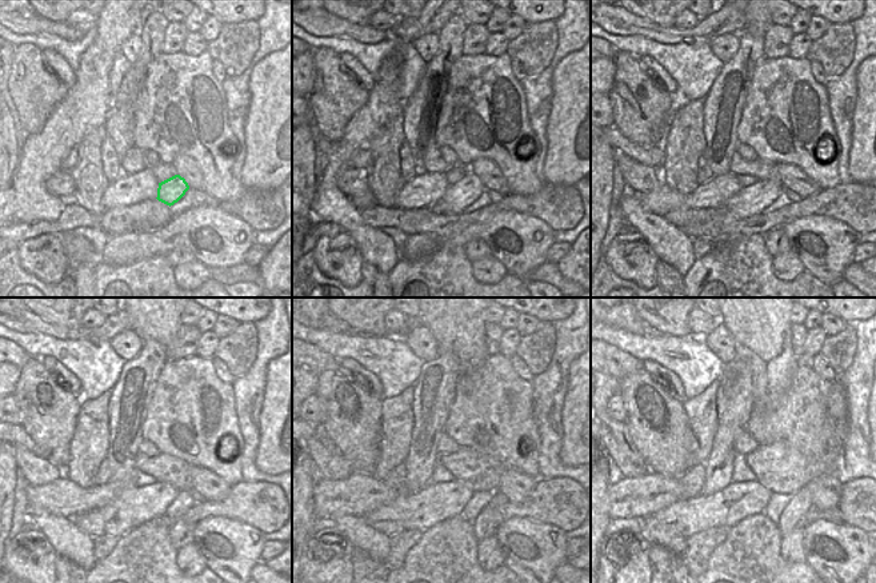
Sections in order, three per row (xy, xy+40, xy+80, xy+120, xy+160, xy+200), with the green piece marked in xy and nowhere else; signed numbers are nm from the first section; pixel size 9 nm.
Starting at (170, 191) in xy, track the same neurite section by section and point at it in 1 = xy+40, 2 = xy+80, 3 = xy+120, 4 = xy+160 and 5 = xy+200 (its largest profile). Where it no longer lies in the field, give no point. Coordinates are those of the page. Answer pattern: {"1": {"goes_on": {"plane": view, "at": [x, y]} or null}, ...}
{"1": {"goes_on": {"plane": "xy+40", "at": [458, 198]}}, "2": {"goes_on": {"plane": "xy+80", "at": [751, 200]}}, "3": {"goes_on": {"plane": "xy+120", "at": [134, 506]}}, "4": {"goes_on": {"plane": "xy+160", "at": [438, 502]}}, "5": {"goes_on": {"plane": "xy+200", "at": [734, 503]}}}

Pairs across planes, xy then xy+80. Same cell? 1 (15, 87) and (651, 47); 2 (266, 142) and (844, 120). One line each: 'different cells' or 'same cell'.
1: different cells
2: different cells

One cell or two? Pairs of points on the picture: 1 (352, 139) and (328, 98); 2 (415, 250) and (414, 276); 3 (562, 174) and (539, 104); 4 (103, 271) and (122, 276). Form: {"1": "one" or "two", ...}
{"1": "two", "2": "two", "3": "two", "4": "one"}

